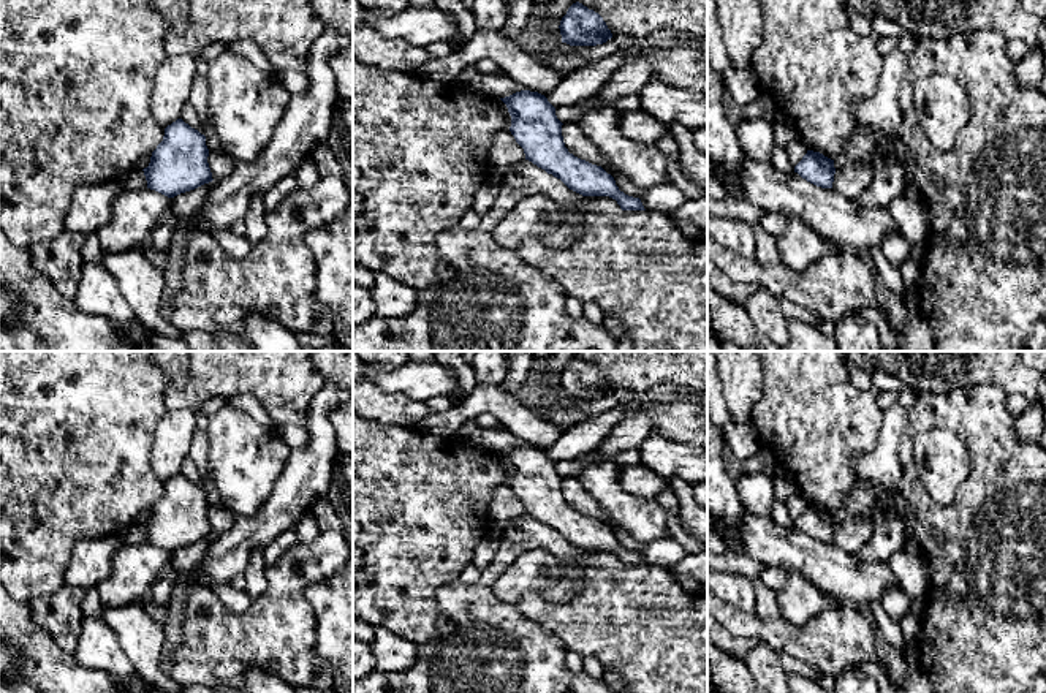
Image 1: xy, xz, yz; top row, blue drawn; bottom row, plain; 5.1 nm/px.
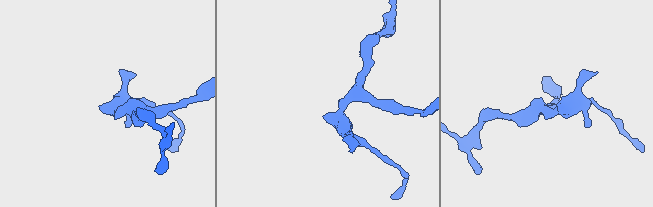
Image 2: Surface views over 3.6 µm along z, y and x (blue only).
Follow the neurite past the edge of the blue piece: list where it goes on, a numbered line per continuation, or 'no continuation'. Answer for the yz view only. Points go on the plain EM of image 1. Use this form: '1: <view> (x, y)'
no continuation

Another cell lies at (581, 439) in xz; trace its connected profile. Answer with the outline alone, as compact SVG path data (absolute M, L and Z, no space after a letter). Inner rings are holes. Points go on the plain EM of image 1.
M617 405L563 429L557 441L546 451L548 456L554 462L562 462L592 454L625 415L628 415L628 410Z

